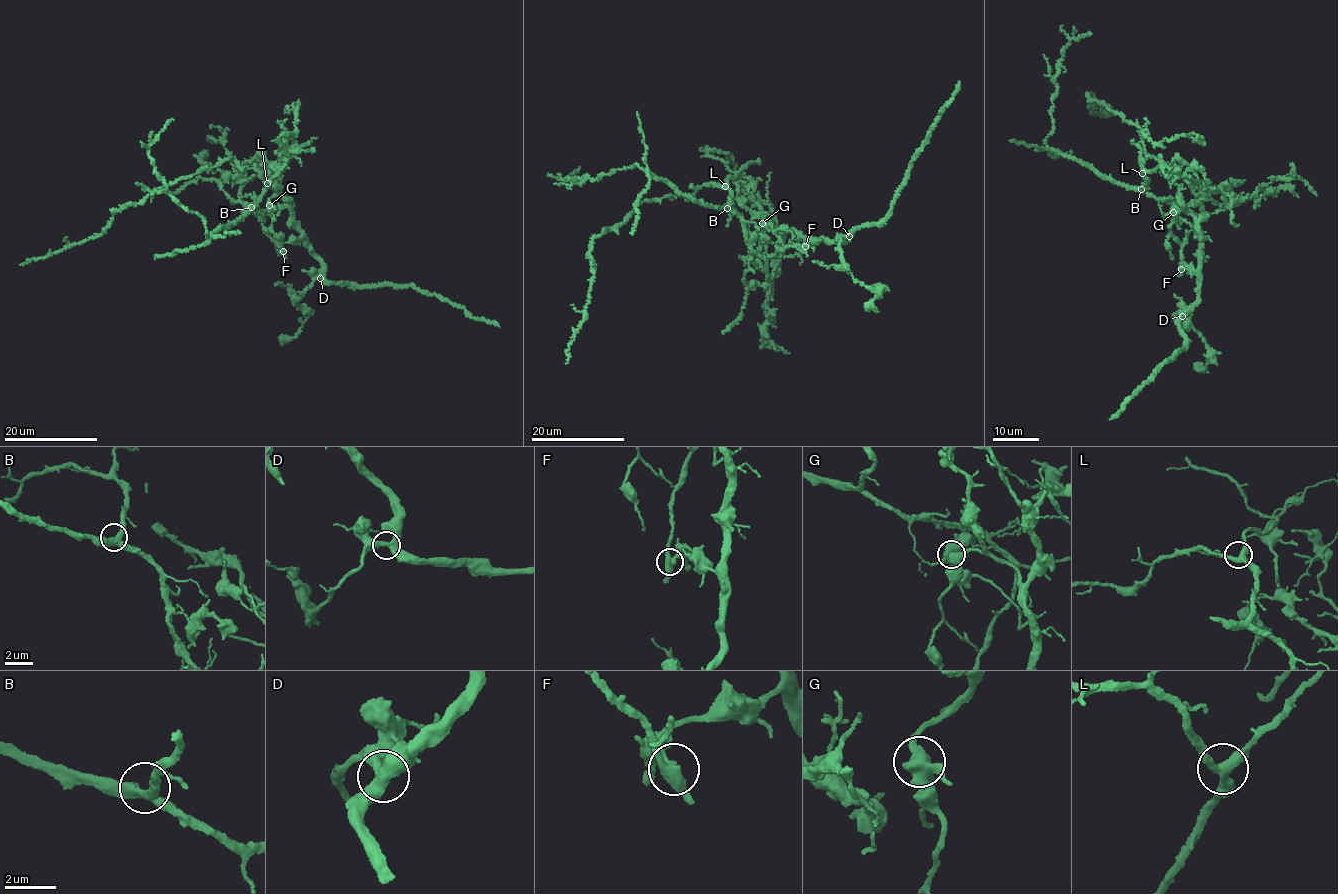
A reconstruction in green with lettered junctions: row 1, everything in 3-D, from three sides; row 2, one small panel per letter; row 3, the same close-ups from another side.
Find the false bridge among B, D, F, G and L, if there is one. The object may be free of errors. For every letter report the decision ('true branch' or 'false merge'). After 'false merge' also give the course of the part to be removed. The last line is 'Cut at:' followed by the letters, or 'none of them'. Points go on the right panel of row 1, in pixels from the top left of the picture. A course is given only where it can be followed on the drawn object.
B: true branch
D: true branch
F: false merge; foreign part runs (1181, 270), (1193, 214), (1144, 191), (1147, 180), (1138, 147), (1145, 135), (1087, 95), (1091, 112), (1115, 114)
G: true branch
L: true branch
Cut at: F

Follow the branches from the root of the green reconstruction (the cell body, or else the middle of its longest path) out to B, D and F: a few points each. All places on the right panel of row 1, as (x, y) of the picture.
B: (1160, 199), (1141, 189)
D: (1160, 199), (1176, 201), (1195, 220), (1181, 255), (1197, 273), (1198, 294), (1182, 316)
F: (1160, 199), (1176, 201), (1193, 214), (1195, 220), (1183, 244), (1181, 270)

